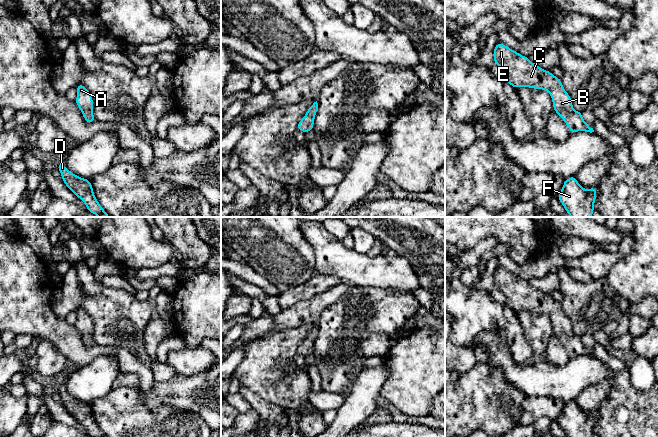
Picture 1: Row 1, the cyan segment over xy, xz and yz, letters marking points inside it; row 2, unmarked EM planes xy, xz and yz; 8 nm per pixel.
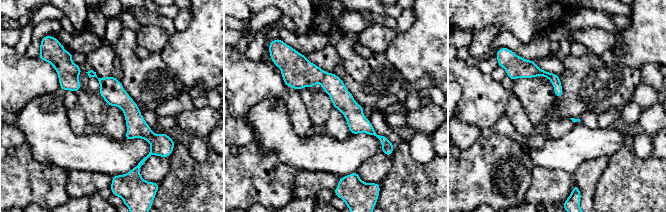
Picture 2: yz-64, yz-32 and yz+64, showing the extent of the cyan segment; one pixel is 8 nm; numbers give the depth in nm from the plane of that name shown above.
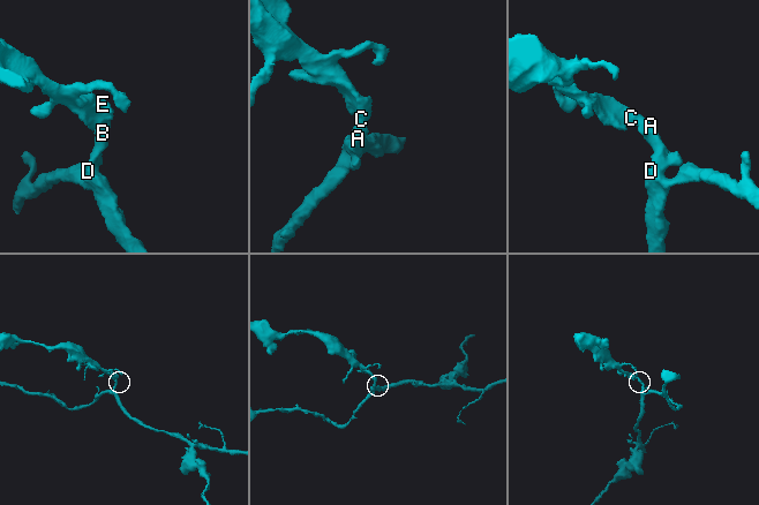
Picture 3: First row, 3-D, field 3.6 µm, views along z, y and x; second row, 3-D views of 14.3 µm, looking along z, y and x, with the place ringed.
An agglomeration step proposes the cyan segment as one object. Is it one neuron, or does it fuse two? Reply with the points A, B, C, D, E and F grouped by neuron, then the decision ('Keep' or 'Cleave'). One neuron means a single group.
Groups: A B C D E F. Keep

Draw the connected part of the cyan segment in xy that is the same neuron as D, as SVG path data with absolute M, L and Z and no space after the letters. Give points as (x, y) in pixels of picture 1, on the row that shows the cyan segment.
M61 163L59 165L59 171L65 185L84 202L88 212L98 217L110 217L95 198L92 184L89 179L84 179L73 174Z

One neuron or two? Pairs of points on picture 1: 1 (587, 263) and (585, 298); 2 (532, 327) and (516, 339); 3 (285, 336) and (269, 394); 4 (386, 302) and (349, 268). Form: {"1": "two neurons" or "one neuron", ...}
{"1": "two neurons", "2": "two neurons", "3": "one neuron", "4": "two neurons"}

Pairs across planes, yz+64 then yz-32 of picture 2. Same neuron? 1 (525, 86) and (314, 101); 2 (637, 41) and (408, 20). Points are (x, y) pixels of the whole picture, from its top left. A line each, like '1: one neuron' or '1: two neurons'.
1: one neuron
2: two neurons

